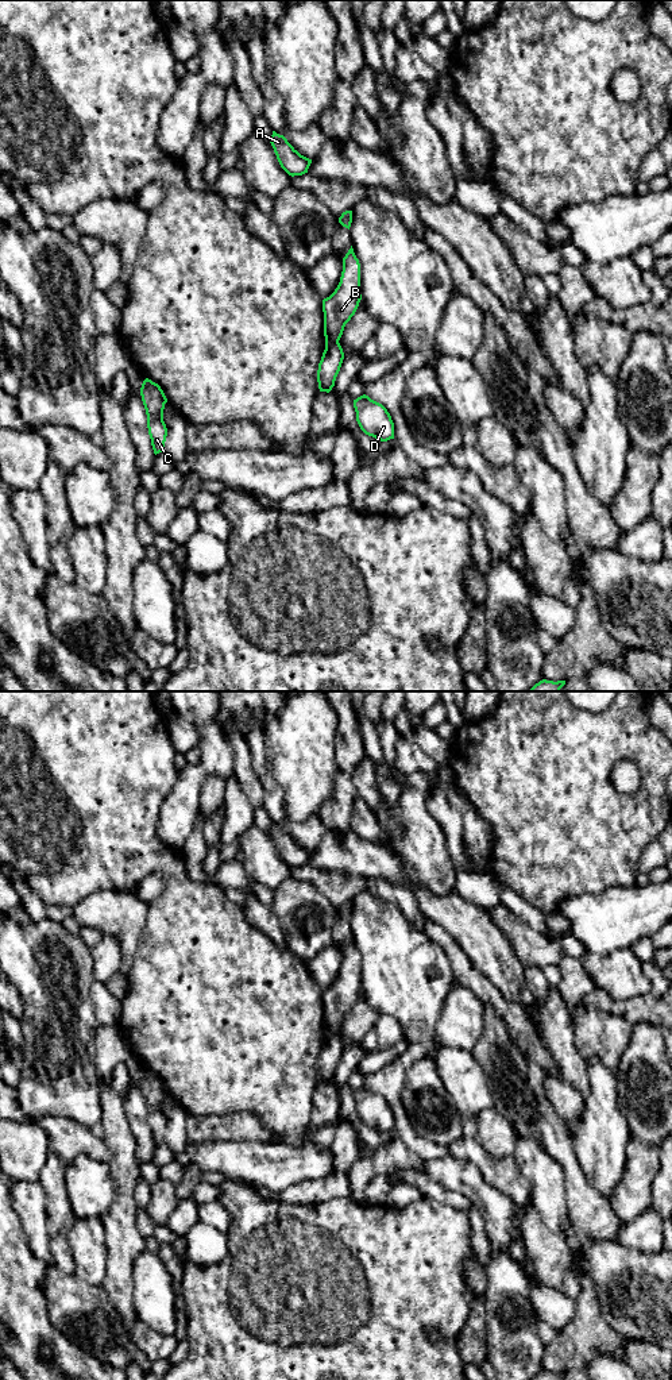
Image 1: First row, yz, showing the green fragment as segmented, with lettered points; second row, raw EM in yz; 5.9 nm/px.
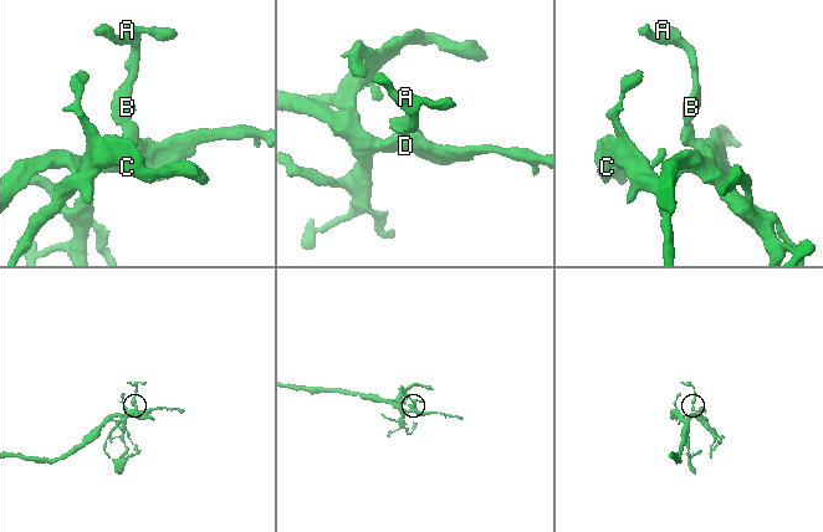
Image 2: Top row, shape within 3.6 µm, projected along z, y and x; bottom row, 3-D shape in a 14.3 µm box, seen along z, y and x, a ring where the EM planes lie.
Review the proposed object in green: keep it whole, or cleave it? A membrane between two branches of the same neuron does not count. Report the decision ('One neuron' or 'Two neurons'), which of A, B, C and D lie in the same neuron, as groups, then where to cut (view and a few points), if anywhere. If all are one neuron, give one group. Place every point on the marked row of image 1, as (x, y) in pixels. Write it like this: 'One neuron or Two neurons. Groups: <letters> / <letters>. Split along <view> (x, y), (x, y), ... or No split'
Two neurons. Groups: A B / C D. Split along yz (338, 342), (325, 346)

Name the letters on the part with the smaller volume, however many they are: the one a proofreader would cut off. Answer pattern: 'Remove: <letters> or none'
Remove: A, B

